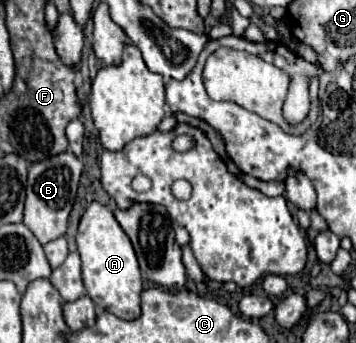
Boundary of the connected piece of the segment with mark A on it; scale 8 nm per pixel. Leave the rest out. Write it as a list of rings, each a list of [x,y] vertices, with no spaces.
[[[92,201],[78,225],[76,233],[78,253],[82,257],[82,281],[86,287],[86,295],[104,311],[114,313],[120,319],[136,319],[140,313],[140,291],[142,291],[142,277],[140,267],[136,261],[134,247],[130,239],[118,225],[110,207]]]

